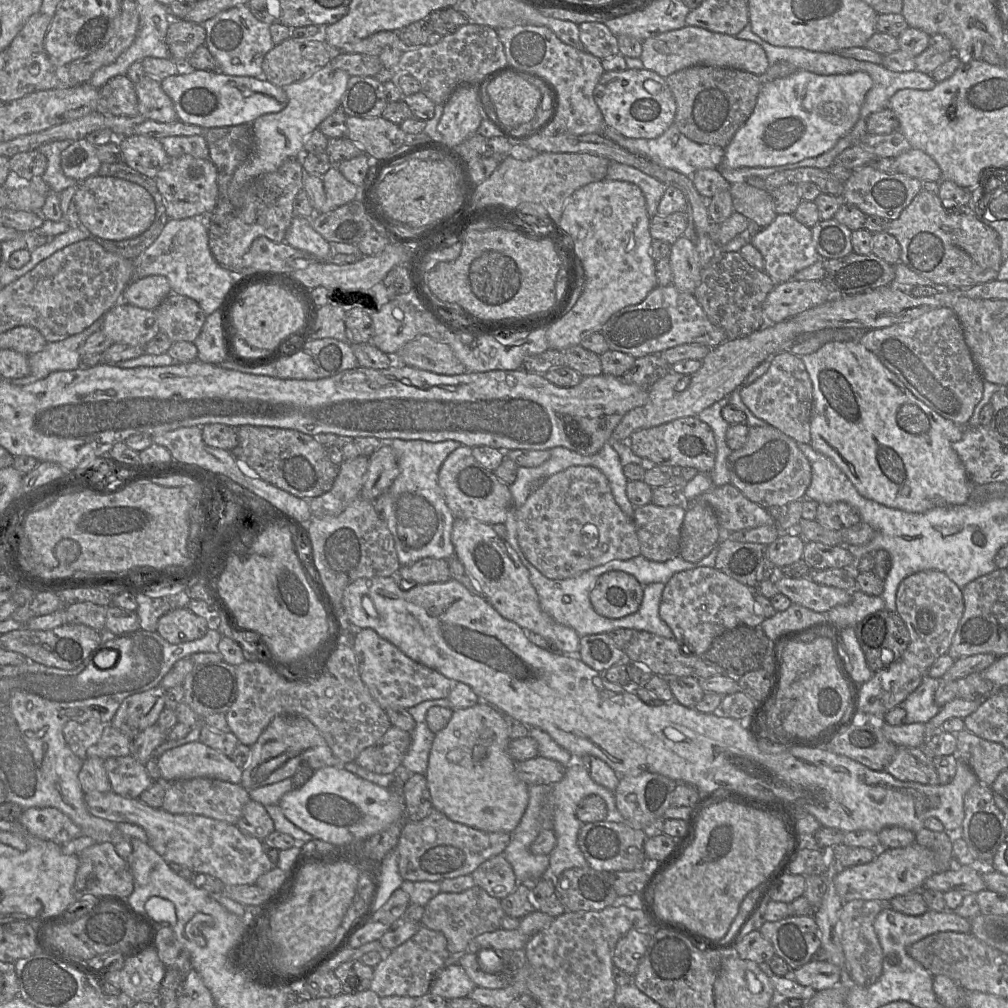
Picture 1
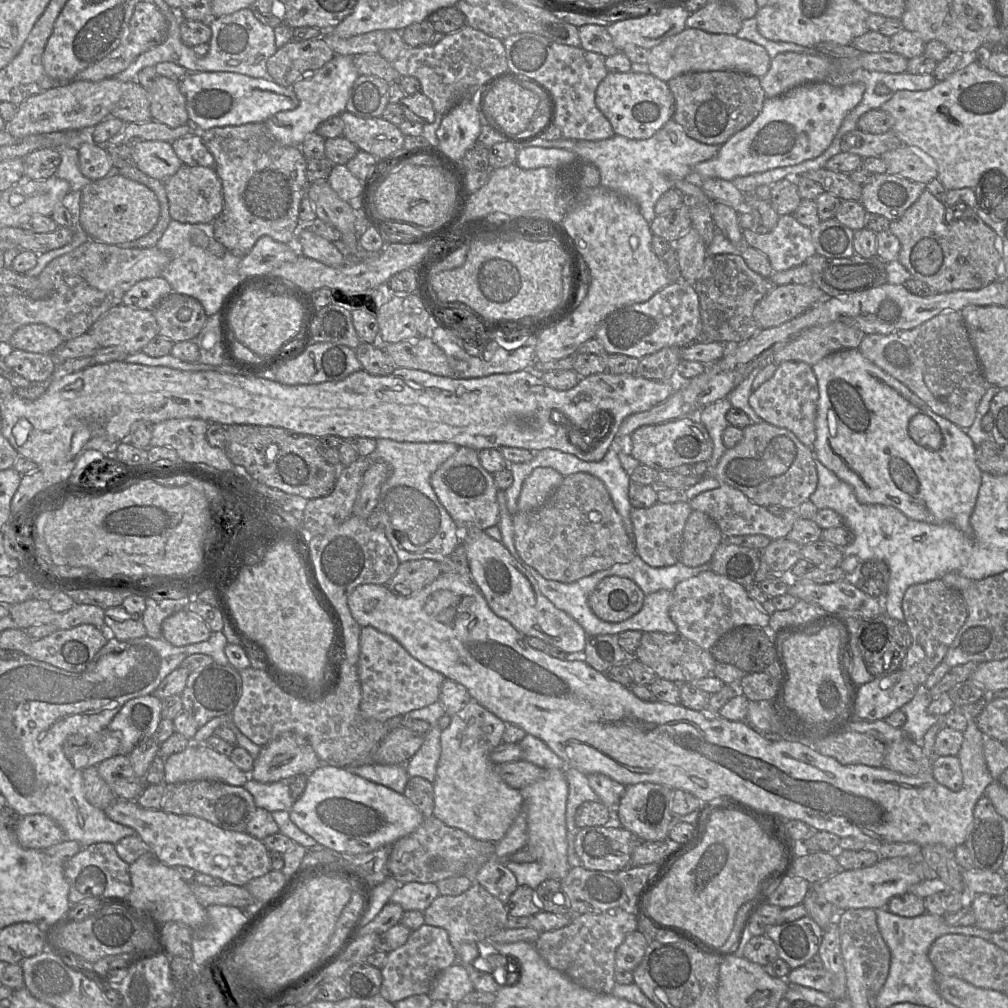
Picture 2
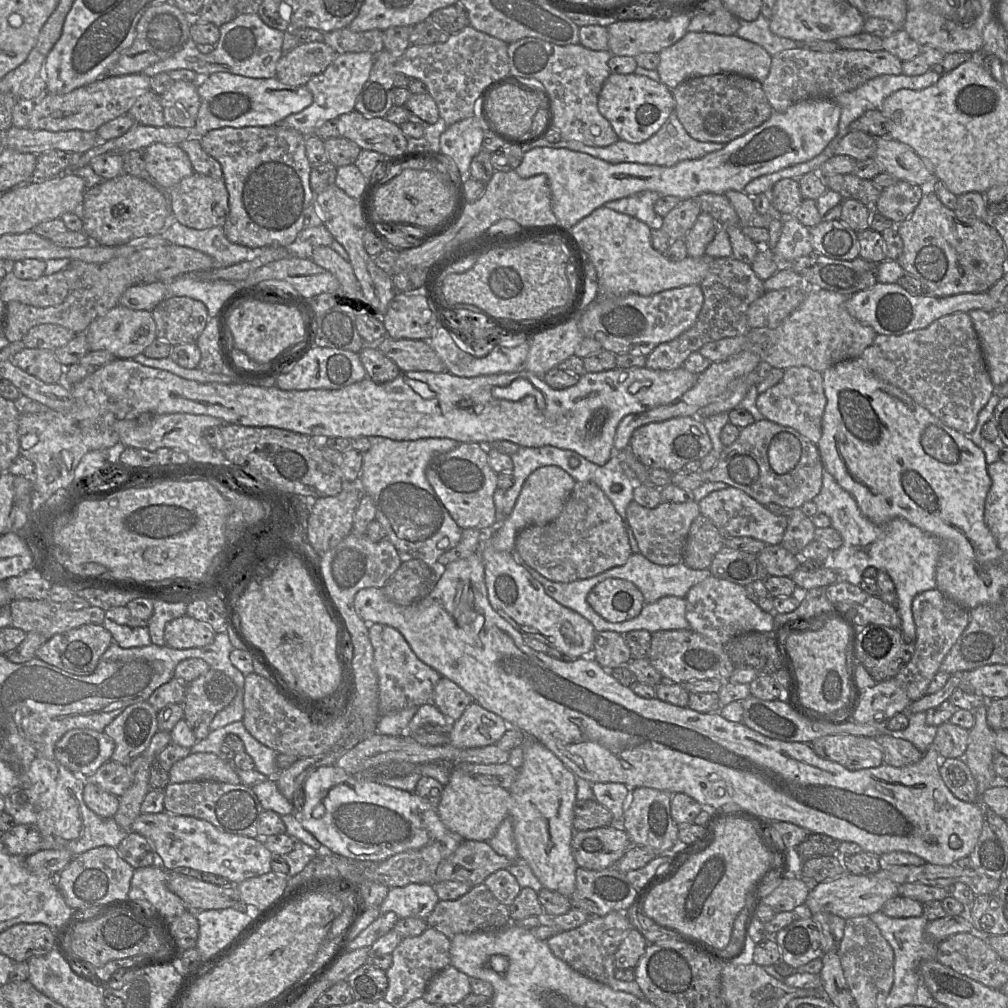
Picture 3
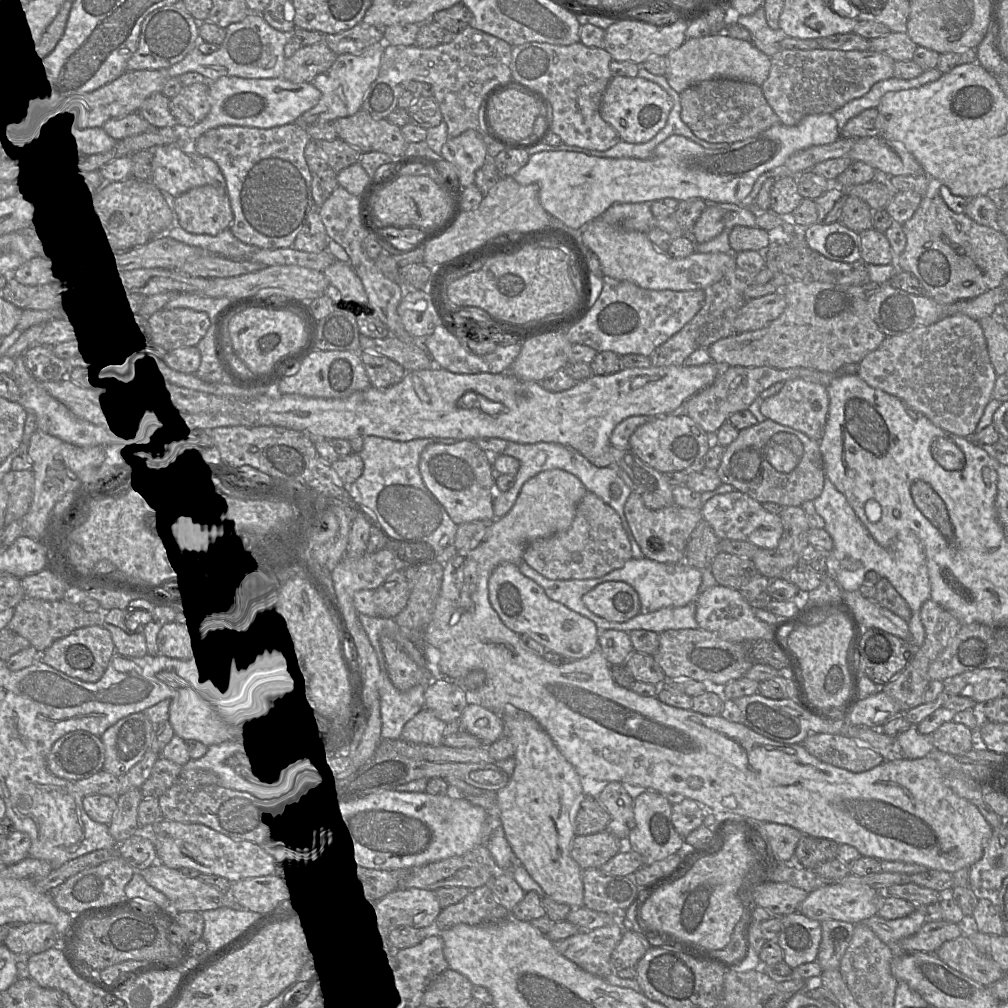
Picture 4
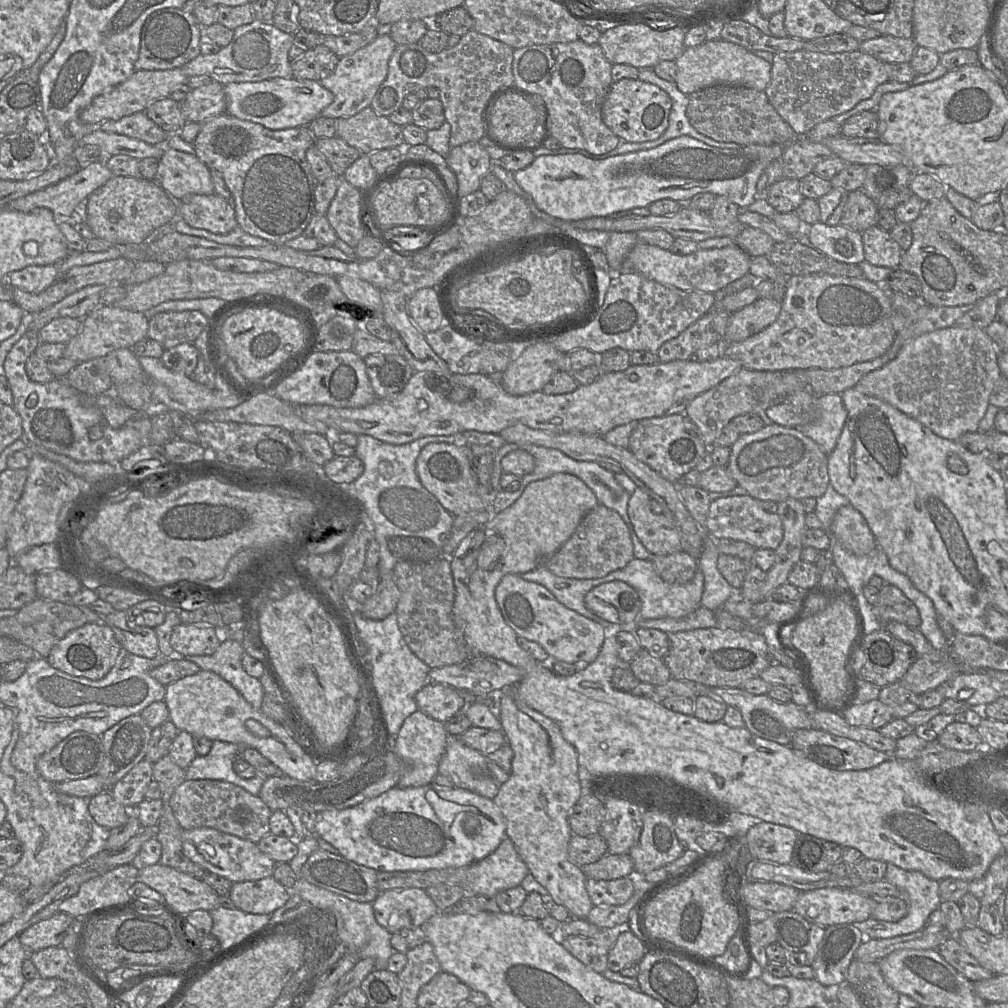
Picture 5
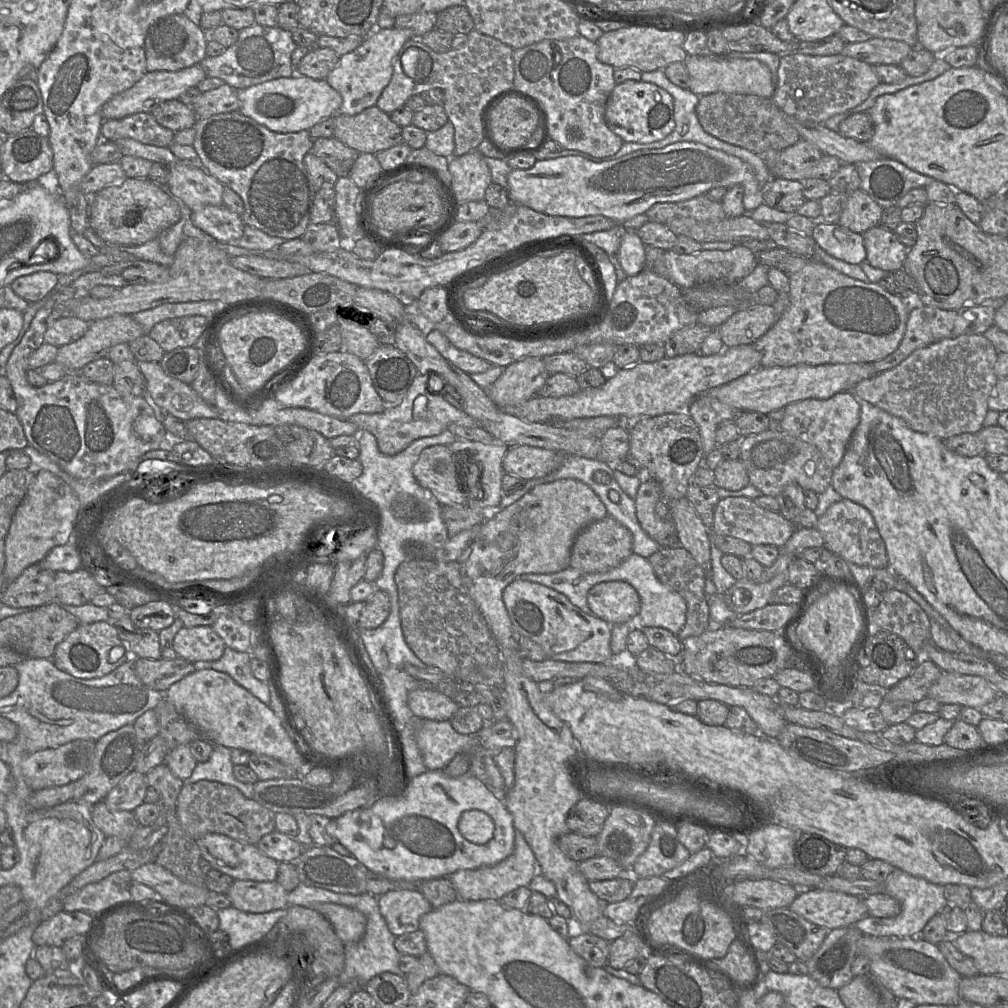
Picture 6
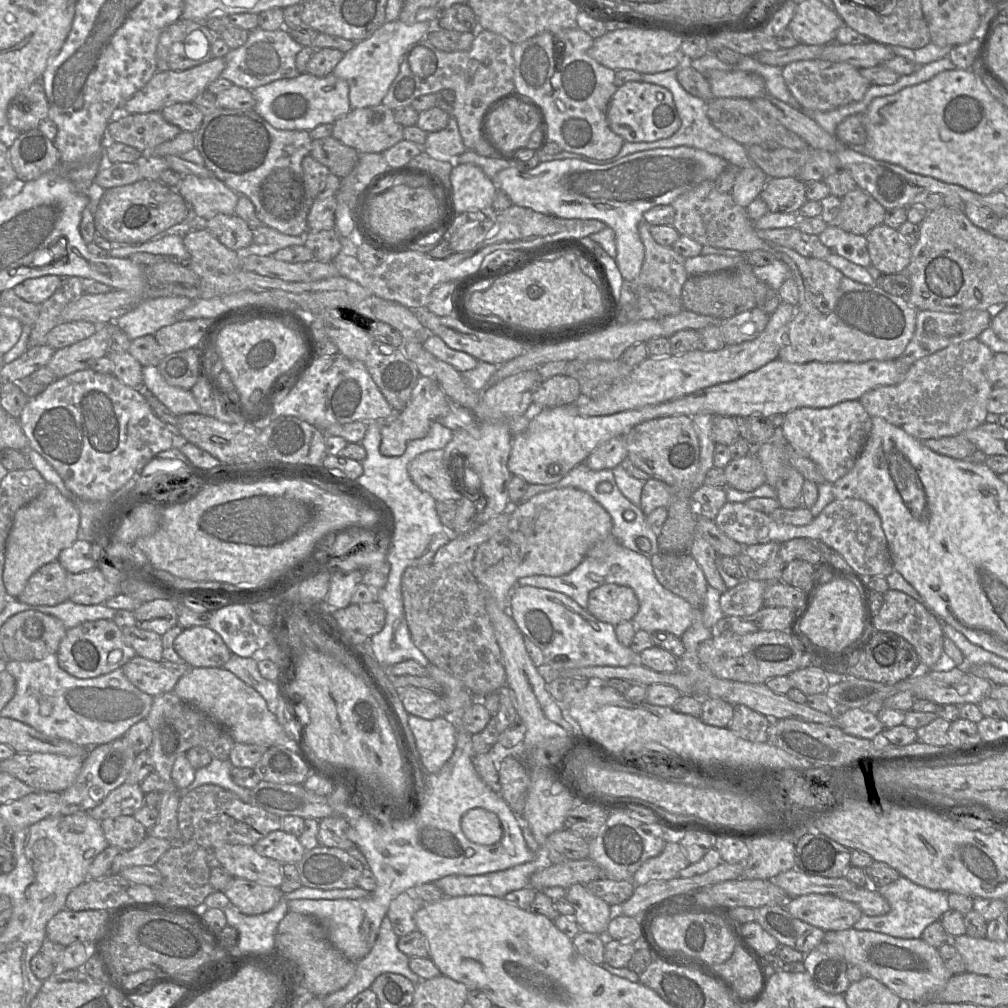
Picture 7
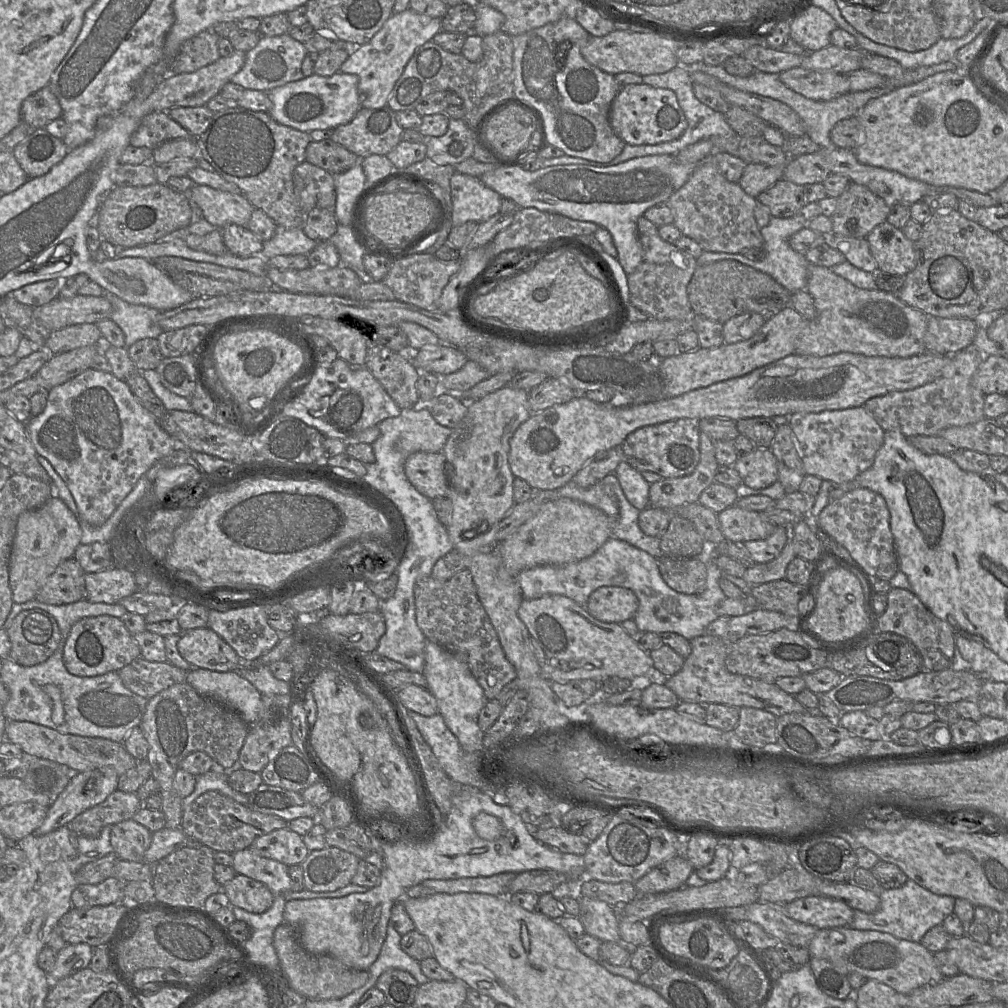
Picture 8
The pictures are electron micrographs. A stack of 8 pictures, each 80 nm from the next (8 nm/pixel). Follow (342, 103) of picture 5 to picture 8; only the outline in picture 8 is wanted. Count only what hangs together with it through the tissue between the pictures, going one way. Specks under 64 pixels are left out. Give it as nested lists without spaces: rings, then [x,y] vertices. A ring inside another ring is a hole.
[[[408,8],[394,13],[370,41],[352,50],[340,71],[358,76],[359,101],[362,107],[378,109],[387,105],[395,83],[415,50],[443,31],[441,19],[419,14]]]

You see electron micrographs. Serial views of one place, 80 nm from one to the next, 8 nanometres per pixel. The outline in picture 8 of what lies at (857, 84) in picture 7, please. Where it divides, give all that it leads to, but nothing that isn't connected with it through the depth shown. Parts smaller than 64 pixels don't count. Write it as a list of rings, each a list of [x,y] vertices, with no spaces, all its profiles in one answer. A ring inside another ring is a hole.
[[[800,67],[779,73],[780,80],[794,92],[815,101],[830,101],[848,92],[846,75]]]

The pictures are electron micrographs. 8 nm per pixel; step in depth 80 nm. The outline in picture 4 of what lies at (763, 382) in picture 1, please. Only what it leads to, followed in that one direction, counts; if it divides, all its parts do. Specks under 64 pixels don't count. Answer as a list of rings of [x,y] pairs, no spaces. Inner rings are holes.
[[[800,378],[788,380],[777,394],[762,402],[760,410],[766,418],[798,430],[813,440],[820,441],[824,434],[829,410],[827,387]]]

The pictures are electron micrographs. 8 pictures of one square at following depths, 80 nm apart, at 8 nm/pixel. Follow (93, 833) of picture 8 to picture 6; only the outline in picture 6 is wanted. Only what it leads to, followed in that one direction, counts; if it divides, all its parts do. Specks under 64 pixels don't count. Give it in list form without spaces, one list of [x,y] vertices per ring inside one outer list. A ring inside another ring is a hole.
[[[133,770],[105,797],[107,807],[113,811],[134,811],[144,802],[148,785],[146,775]]]

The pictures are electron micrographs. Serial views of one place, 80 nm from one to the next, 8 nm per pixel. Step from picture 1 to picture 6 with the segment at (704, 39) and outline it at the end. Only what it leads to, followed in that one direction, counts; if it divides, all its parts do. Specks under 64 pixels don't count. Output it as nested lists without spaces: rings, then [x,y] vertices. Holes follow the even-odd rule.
[[[711,53],[689,55],[684,60],[693,93],[705,95],[715,92],[749,94],[771,98],[775,85],[769,67],[759,60],[719,57]]]

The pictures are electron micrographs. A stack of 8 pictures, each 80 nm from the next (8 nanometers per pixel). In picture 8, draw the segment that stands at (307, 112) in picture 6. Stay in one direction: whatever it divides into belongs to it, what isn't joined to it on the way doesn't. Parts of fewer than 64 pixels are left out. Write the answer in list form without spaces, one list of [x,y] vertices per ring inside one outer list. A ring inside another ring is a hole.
[[[341,71],[331,76],[312,74],[268,91],[272,102],[269,112],[278,123],[310,132],[317,129],[334,129],[349,123],[362,107],[359,101],[358,76]]]

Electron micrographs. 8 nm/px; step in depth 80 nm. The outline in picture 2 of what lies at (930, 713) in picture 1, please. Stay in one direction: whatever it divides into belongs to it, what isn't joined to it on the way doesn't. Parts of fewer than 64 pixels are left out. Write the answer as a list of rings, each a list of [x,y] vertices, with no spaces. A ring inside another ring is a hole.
[[[922,685],[918,686],[914,697],[901,707],[907,717],[902,730],[907,738],[921,747],[924,735],[939,718],[928,713],[927,708],[931,702],[930,690]]]

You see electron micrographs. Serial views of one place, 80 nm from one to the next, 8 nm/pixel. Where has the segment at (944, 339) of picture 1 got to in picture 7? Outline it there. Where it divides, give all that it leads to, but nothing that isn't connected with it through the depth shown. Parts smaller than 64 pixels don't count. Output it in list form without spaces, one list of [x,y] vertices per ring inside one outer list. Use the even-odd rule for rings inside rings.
[[[978,338],[949,345],[915,361],[900,383],[877,386],[864,393],[859,398],[859,402],[871,417],[881,417],[920,441],[961,434],[985,422],[988,414],[987,401],[993,390],[986,377],[986,367],[993,356],[991,349]]]

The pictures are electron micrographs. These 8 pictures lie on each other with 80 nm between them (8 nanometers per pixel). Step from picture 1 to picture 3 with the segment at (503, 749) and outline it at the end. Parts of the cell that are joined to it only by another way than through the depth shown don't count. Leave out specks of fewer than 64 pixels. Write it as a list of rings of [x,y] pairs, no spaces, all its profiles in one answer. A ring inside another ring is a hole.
[[[473,701],[448,733],[450,745],[457,748],[477,748],[496,744],[510,728],[503,718]],[[450,770],[449,781],[444,786],[437,809],[443,824],[450,831],[458,834],[463,840],[488,842],[495,834],[500,823],[509,815],[510,794],[507,789],[486,785],[465,773],[457,770]]]

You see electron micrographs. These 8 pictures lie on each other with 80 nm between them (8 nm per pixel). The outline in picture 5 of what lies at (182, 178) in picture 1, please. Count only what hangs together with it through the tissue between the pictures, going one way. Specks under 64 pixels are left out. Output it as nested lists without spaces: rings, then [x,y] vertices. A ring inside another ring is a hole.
[[[216,193],[179,200],[179,214],[189,226],[215,234],[228,233],[238,226],[233,205]]]

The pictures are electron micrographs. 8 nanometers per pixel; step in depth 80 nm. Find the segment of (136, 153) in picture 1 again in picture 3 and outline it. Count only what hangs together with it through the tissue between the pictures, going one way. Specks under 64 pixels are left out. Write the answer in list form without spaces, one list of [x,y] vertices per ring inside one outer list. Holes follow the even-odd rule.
[[[154,143],[143,150],[146,174],[157,184],[171,188],[192,175],[188,155],[179,145]]]

